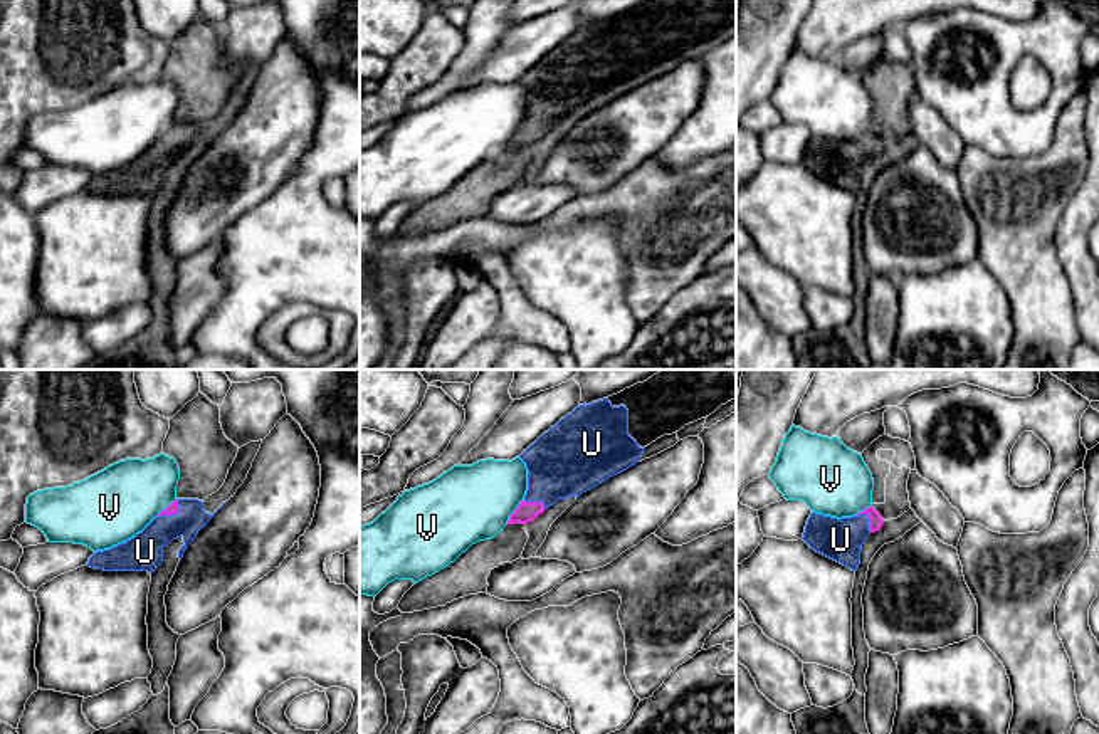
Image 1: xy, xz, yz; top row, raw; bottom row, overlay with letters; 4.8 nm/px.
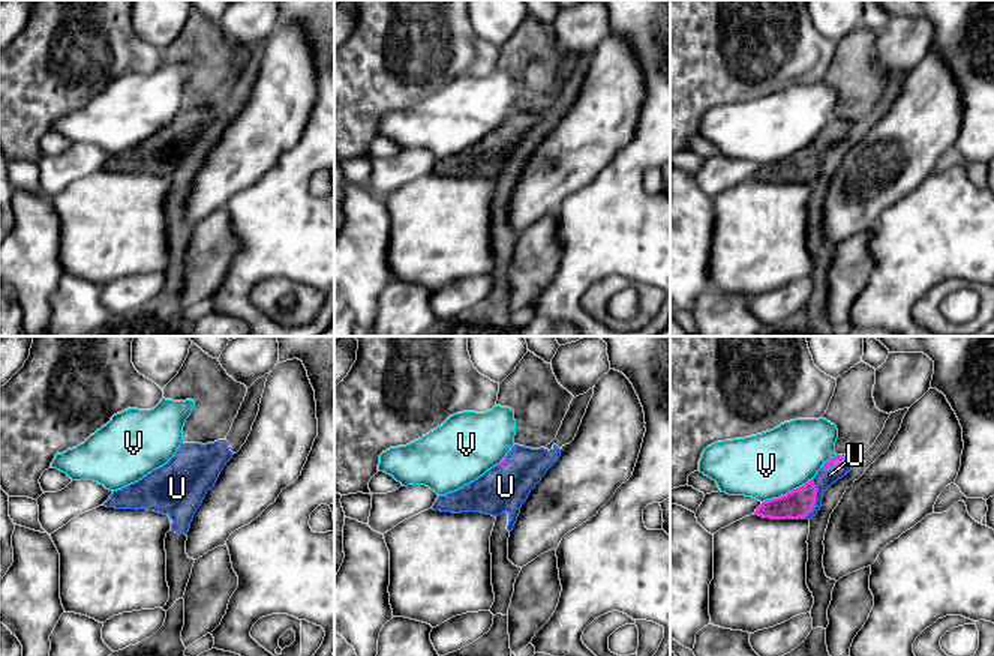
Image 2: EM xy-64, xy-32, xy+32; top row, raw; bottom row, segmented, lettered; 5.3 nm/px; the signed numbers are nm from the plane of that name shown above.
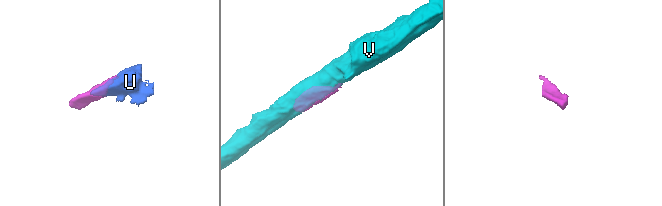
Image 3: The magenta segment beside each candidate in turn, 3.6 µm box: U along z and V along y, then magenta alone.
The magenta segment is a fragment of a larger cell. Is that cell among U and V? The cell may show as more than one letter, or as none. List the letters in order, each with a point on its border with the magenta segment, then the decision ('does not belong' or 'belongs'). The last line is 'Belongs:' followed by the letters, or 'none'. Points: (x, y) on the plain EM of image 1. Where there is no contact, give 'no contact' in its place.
U: meets magenta in yz at (869, 143); belongs
V: meets magenta in xz at (515, 135); does not belong
Belongs: U

